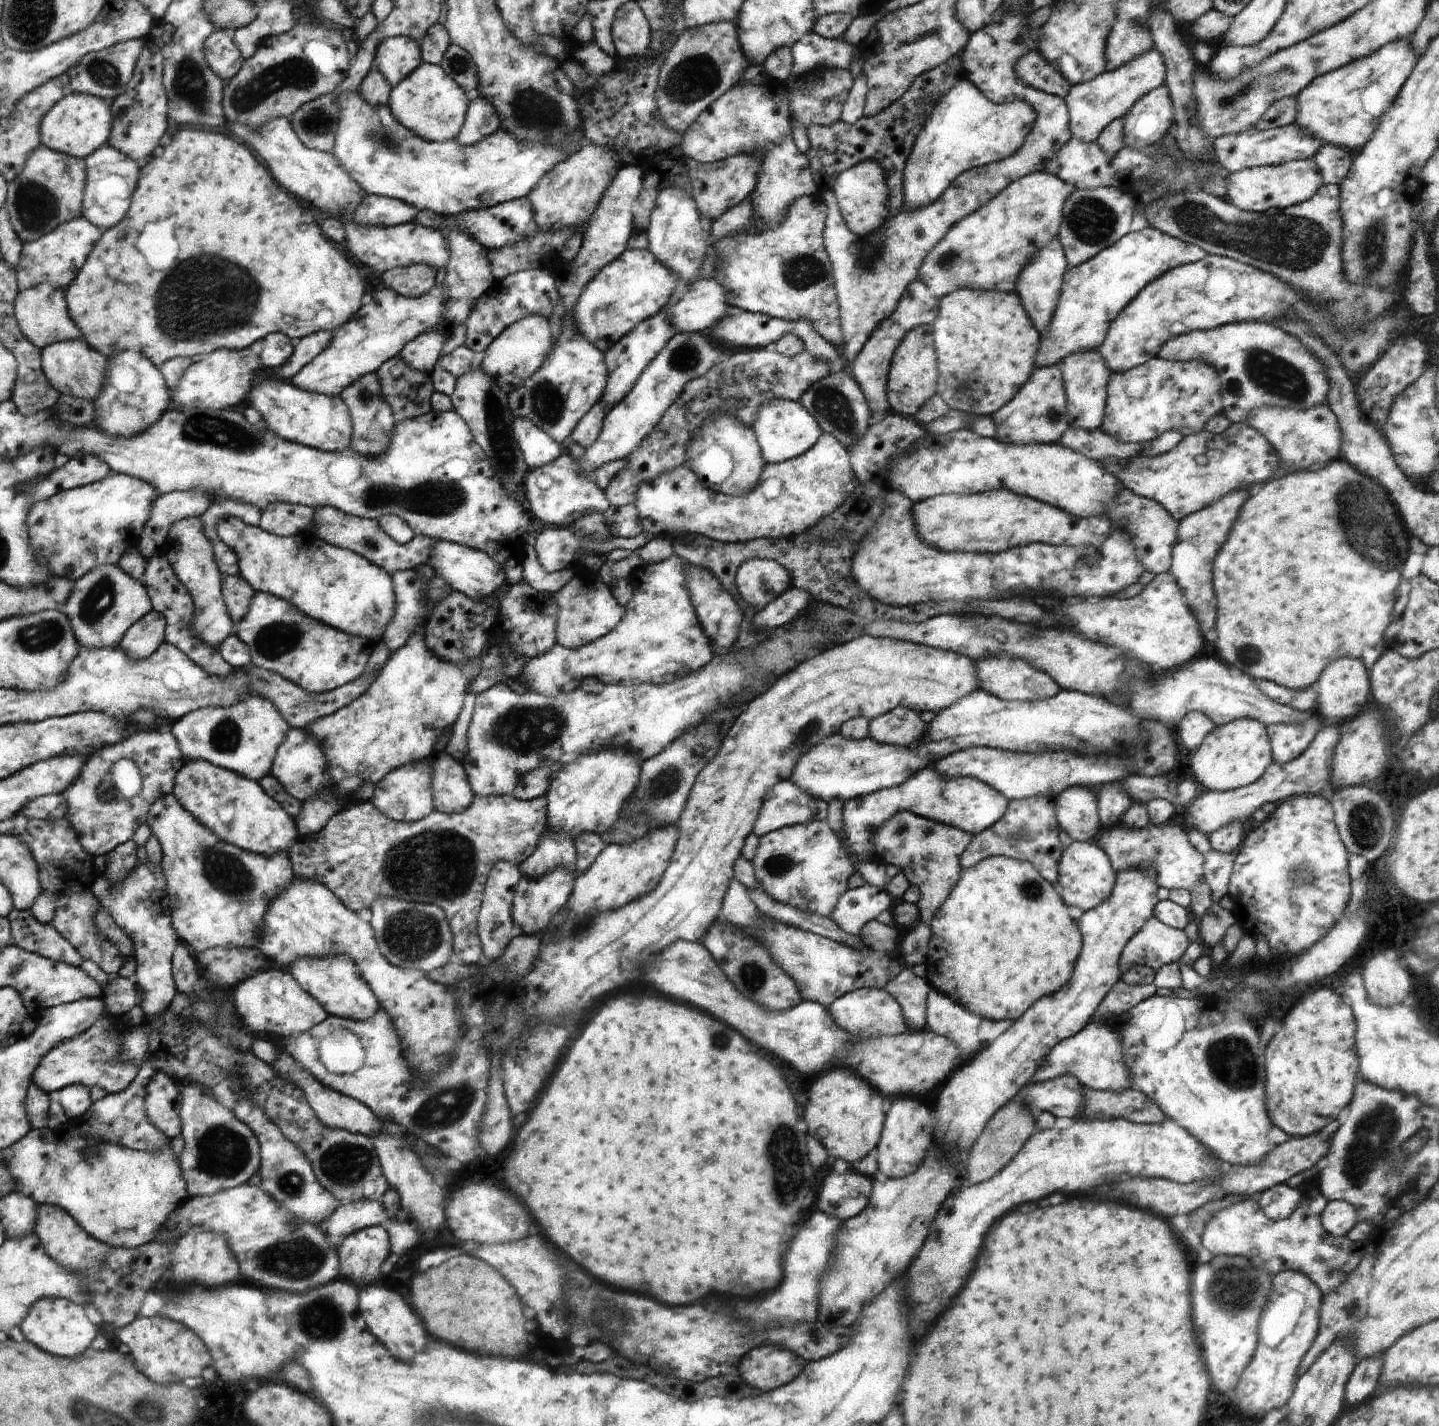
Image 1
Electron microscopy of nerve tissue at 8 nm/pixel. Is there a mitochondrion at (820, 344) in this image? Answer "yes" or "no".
no

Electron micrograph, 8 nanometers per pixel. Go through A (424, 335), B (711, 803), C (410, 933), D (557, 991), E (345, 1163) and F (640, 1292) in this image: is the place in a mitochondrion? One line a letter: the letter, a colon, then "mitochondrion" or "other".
A: other
B: other
C: mitochondrion
D: other
E: mitochondrion
F: other

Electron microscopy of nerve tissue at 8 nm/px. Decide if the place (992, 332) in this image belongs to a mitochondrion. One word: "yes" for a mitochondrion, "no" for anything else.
no

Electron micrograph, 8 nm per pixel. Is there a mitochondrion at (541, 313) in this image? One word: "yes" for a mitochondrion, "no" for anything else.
no

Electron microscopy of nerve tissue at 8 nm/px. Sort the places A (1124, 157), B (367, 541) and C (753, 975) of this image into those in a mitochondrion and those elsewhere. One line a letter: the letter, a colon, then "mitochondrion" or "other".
A: other
B: mitochondrion
C: mitochondrion

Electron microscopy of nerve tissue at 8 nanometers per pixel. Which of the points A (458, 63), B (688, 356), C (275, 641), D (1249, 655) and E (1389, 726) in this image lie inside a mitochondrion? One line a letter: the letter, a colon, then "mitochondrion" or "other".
A: mitochondrion
B: mitochondrion
C: mitochondrion
D: mitochondrion
E: other

